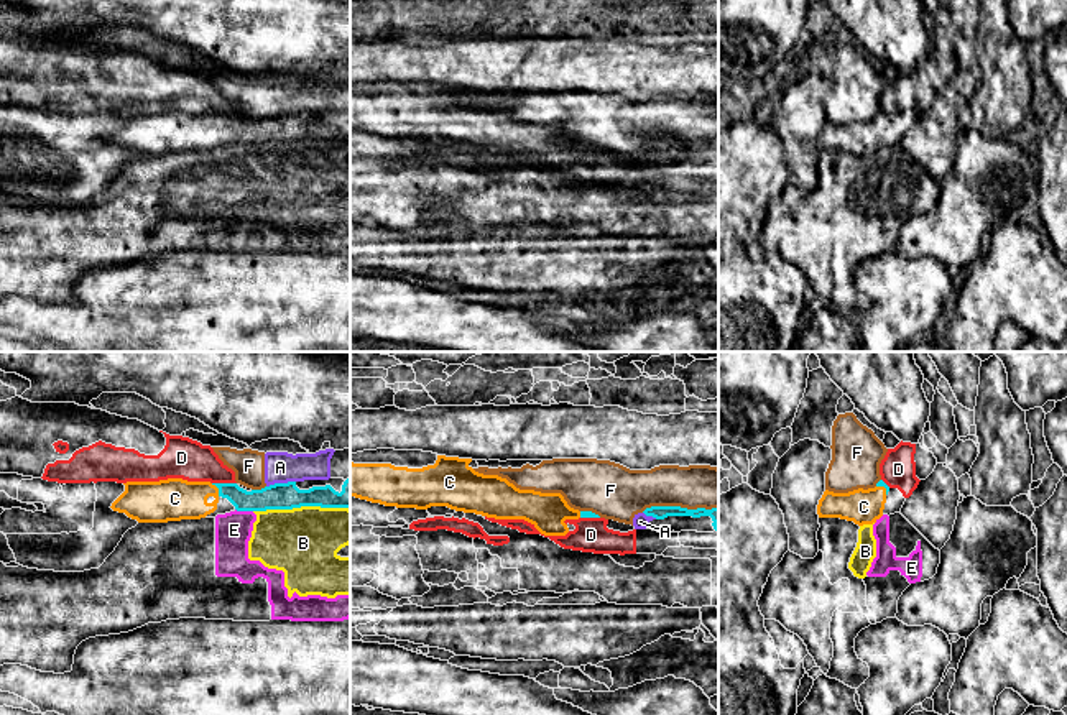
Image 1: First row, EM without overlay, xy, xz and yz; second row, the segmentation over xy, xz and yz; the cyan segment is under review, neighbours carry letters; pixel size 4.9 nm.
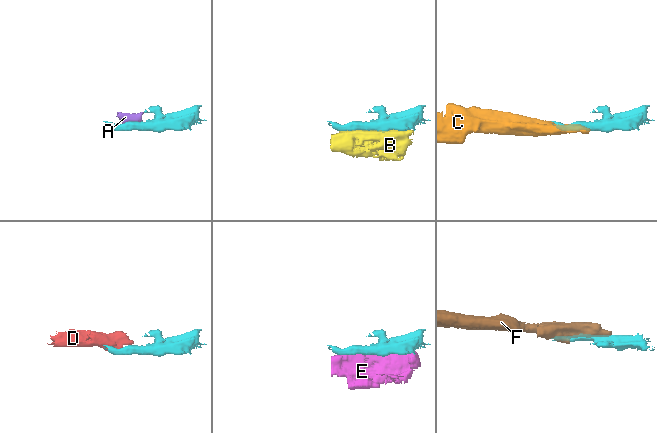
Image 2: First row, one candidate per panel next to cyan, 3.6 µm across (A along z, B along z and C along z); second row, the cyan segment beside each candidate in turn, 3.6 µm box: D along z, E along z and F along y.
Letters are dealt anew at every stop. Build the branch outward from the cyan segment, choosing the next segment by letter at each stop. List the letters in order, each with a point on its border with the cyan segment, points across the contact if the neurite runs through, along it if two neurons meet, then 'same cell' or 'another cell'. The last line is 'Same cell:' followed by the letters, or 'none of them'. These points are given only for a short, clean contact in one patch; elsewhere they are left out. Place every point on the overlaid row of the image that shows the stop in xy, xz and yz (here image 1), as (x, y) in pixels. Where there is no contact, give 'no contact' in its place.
A: contact xy (280, 484); border xy (295, 480), (267, 487); another cell
B: contact xy (301, 505); another cell
C: contact xy (217, 487); way xy (267, 498), (240, 498), (217, 487), (175, 498); same cell
D: contact xy (224, 484); border xy (212, 482), (235, 484); another cell
E: contact xy (244, 510); another cell
F: contact xz (679, 507); another cell
Same cell: C

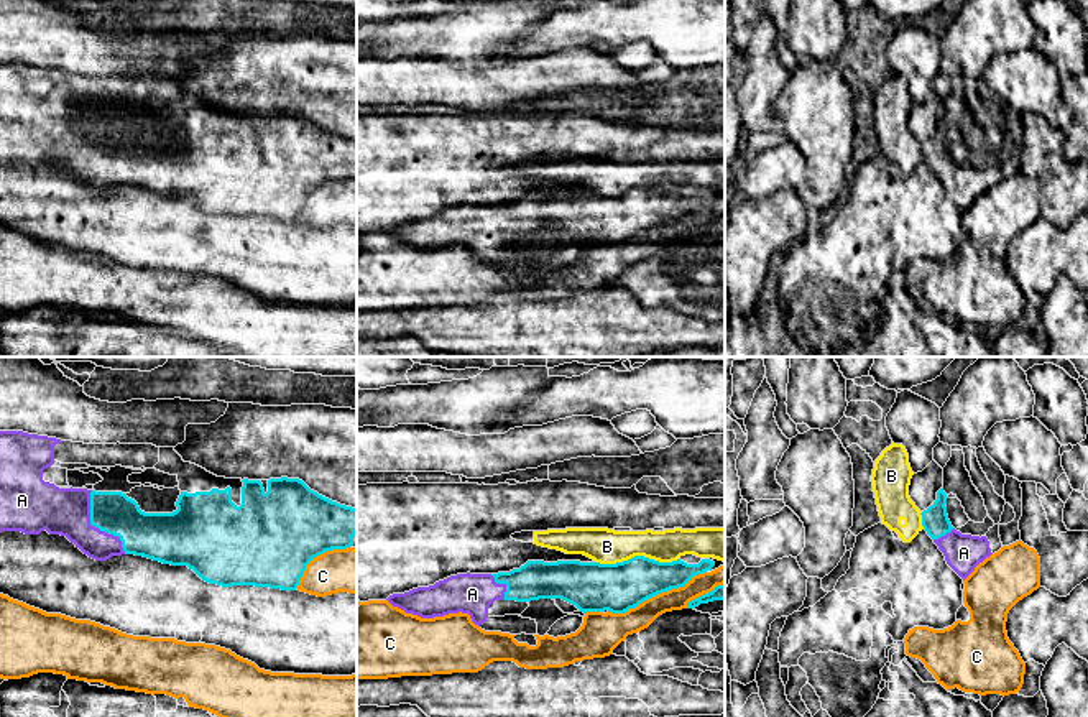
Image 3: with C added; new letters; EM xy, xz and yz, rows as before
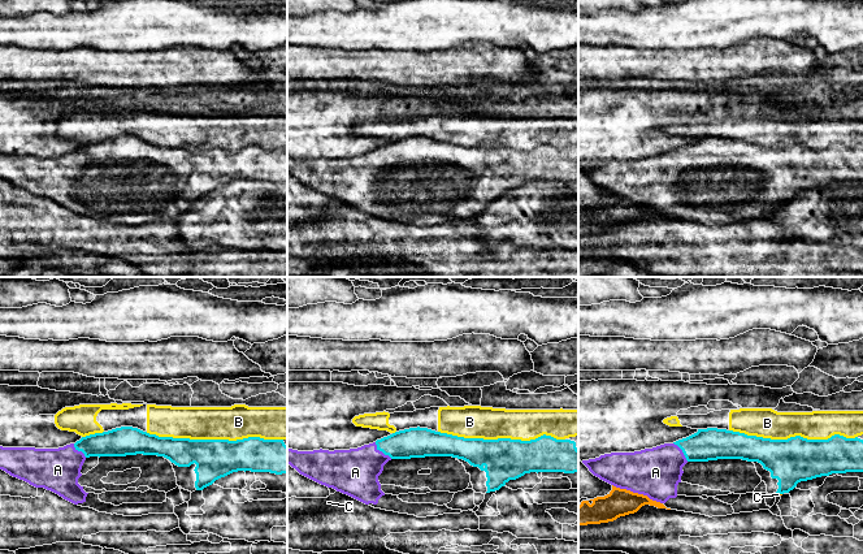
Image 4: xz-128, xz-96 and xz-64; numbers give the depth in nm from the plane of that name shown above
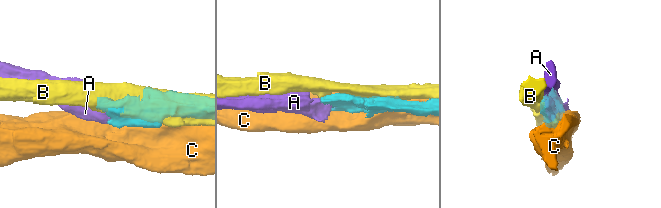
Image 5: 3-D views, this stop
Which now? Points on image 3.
A: contact xy (96, 527); same cell
B: contact xz (636, 556); another cell
C: contact xz (656, 594); another cell
Same cell: A

